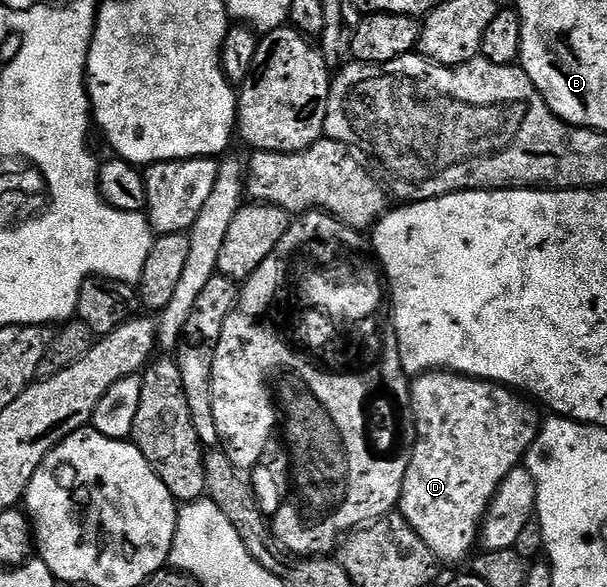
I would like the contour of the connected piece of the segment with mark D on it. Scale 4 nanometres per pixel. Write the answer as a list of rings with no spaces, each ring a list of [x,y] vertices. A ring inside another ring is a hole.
[[[432,369],[414,376],[410,384],[415,448],[409,469],[403,475],[397,511],[409,521],[409,525],[413,525],[417,537],[425,541],[440,564],[467,561],[476,550],[475,543],[477,547],[480,542],[483,519],[501,481],[524,462],[531,442],[539,433],[541,418],[533,408],[527,407],[528,400],[520,392],[501,383],[490,383],[487,379],[472,379],[470,375]]]

